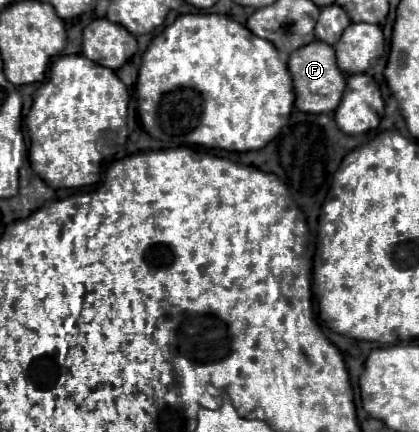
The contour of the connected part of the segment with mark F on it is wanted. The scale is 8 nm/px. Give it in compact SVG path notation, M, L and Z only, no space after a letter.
M314 40L308 46L302 46L300 50L290 54L288 70L292 74L292 84L294 84L294 96L296 96L294 104L300 112L328 114L336 110L342 98L342 92L346 88L346 76L336 66L336 56L332 46L320 40Z

